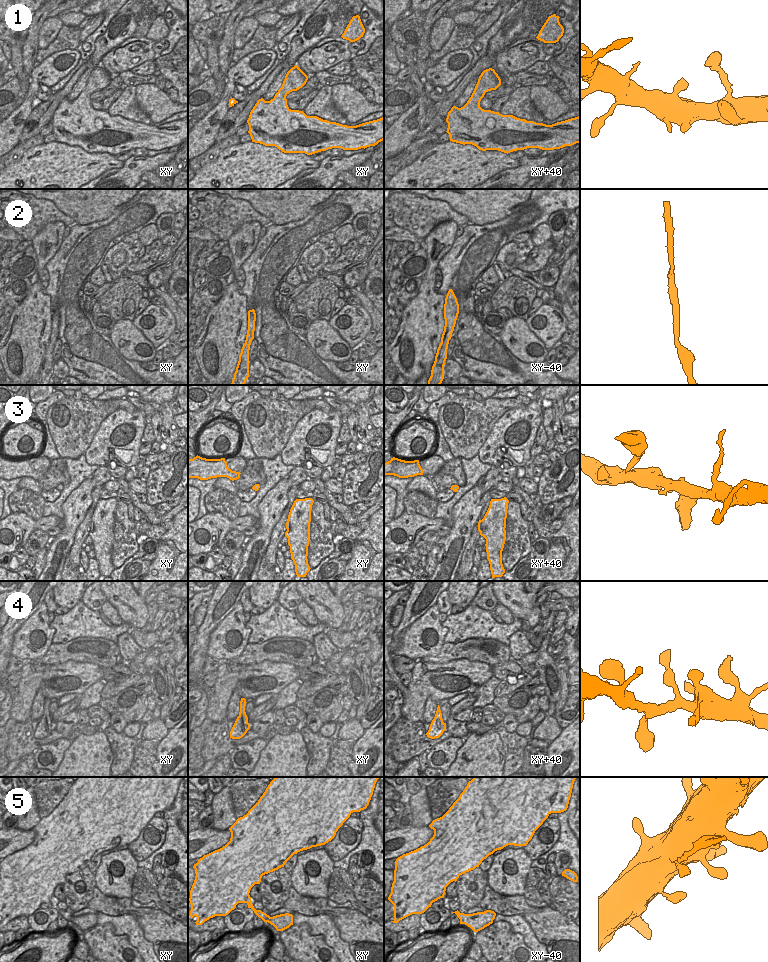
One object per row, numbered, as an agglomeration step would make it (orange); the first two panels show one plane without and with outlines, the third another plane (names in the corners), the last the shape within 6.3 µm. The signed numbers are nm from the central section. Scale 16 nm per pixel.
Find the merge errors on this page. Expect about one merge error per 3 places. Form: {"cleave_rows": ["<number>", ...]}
{"cleave_rows": []}

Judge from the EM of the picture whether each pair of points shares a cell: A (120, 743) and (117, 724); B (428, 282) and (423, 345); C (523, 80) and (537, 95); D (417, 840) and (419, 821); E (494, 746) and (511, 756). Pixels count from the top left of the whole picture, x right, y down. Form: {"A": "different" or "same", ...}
{"A": "different", "B": "same", "C": "different", "D": "different", "E": "different"}

